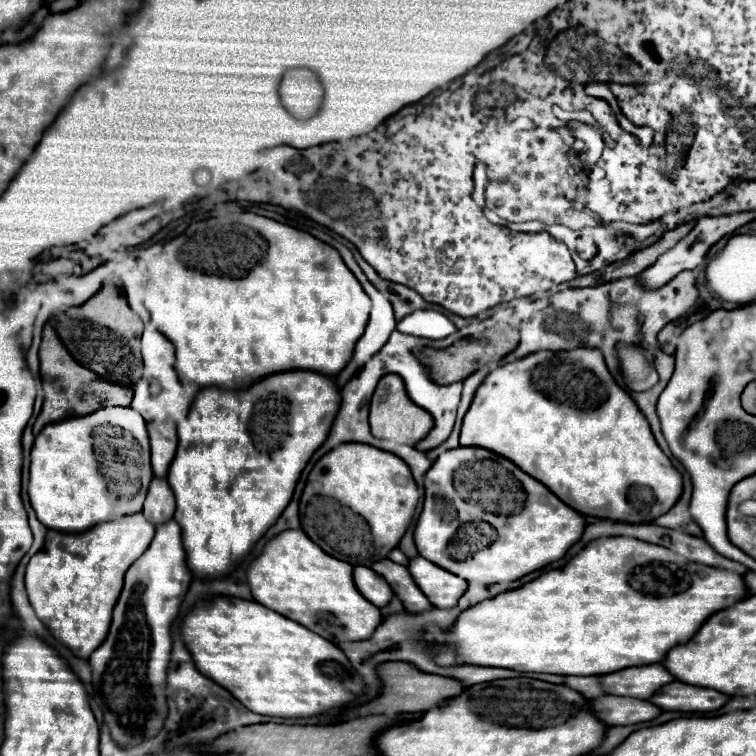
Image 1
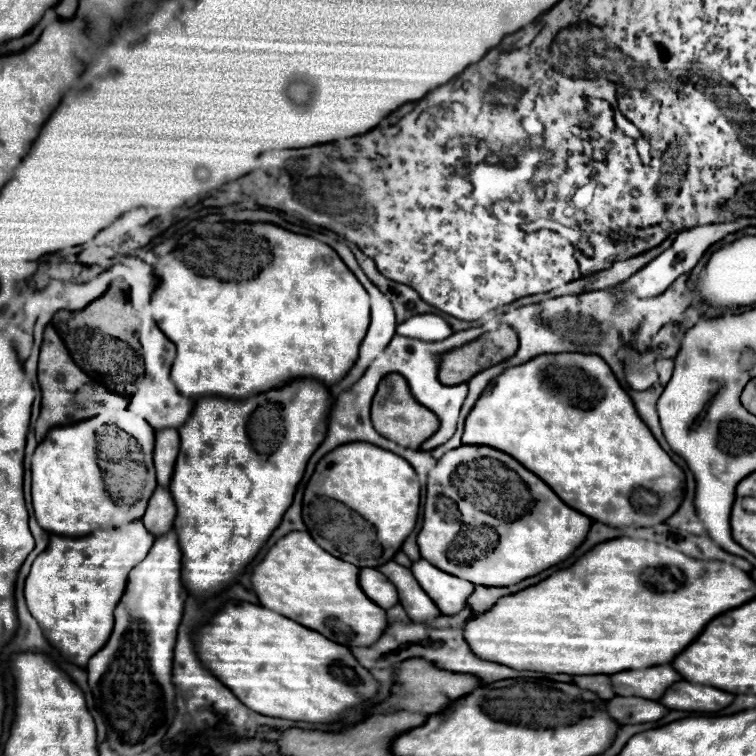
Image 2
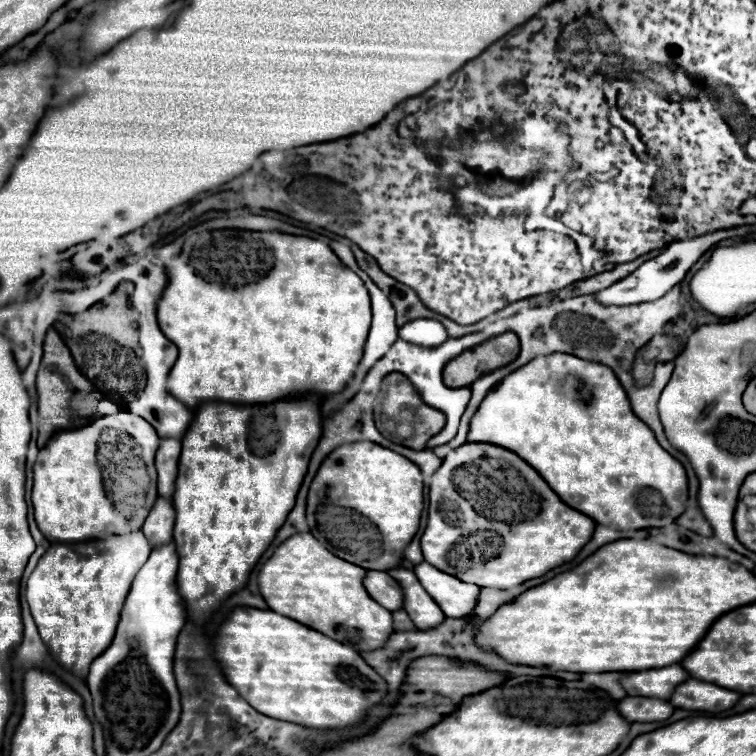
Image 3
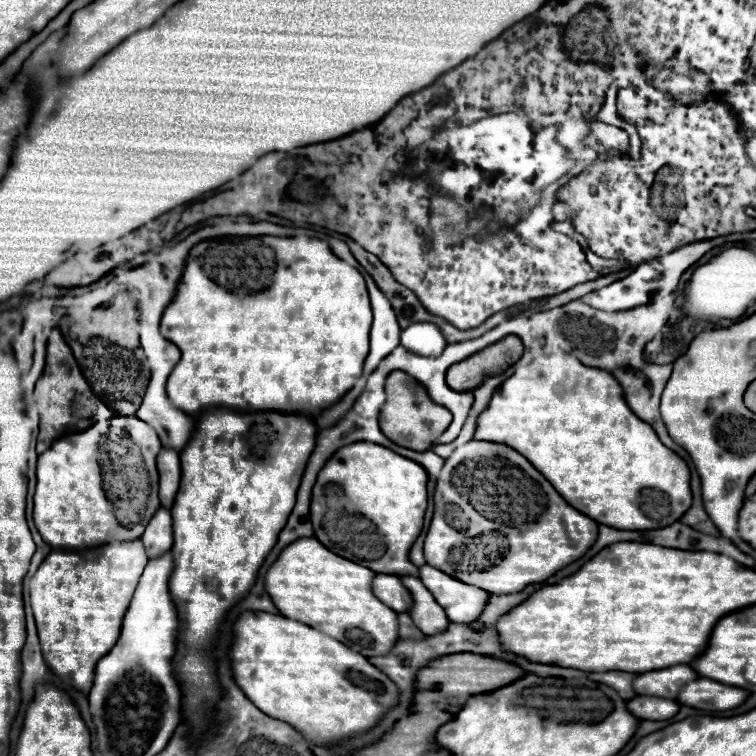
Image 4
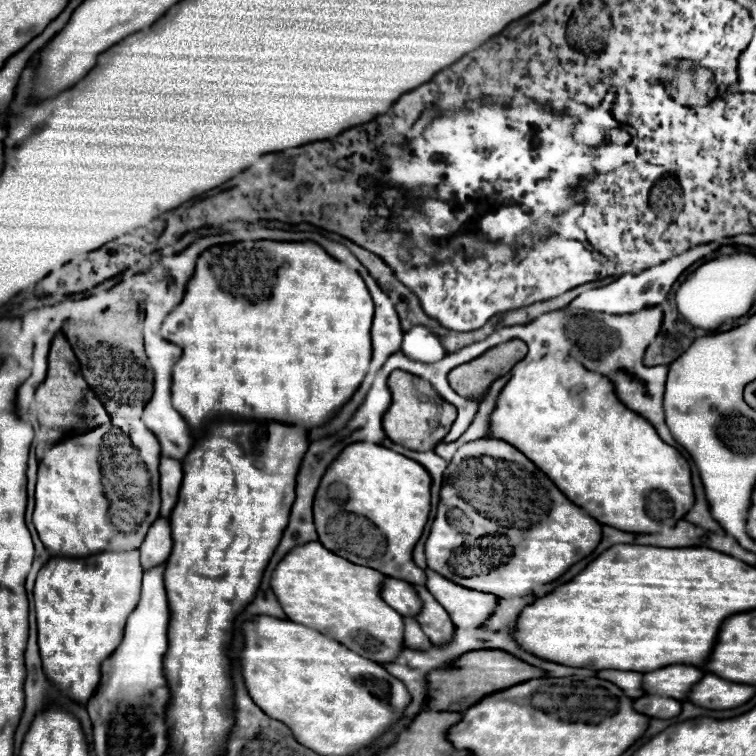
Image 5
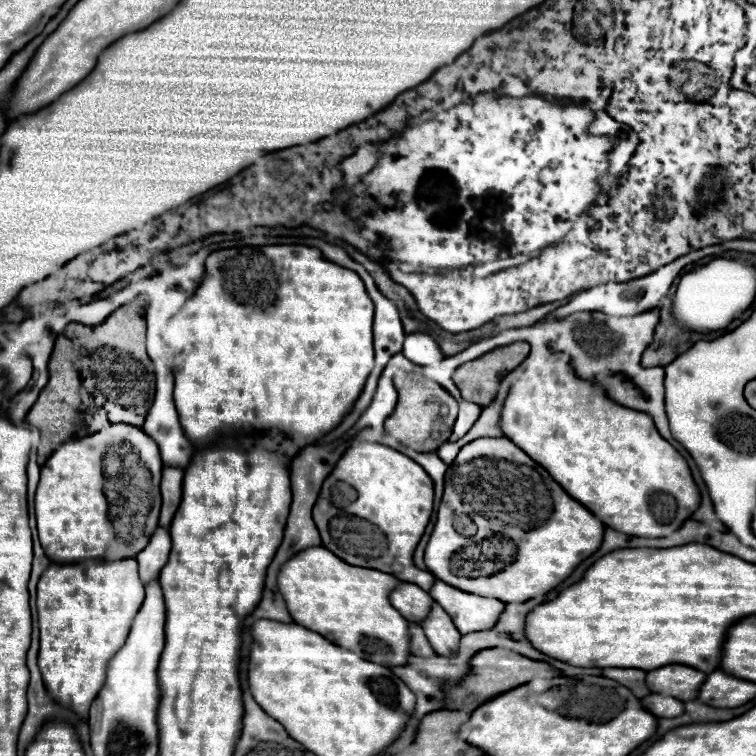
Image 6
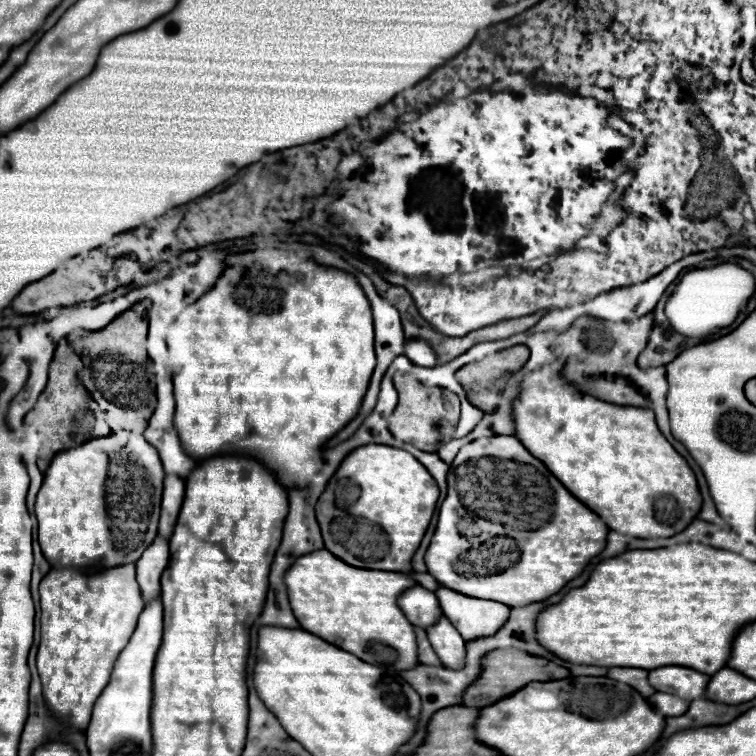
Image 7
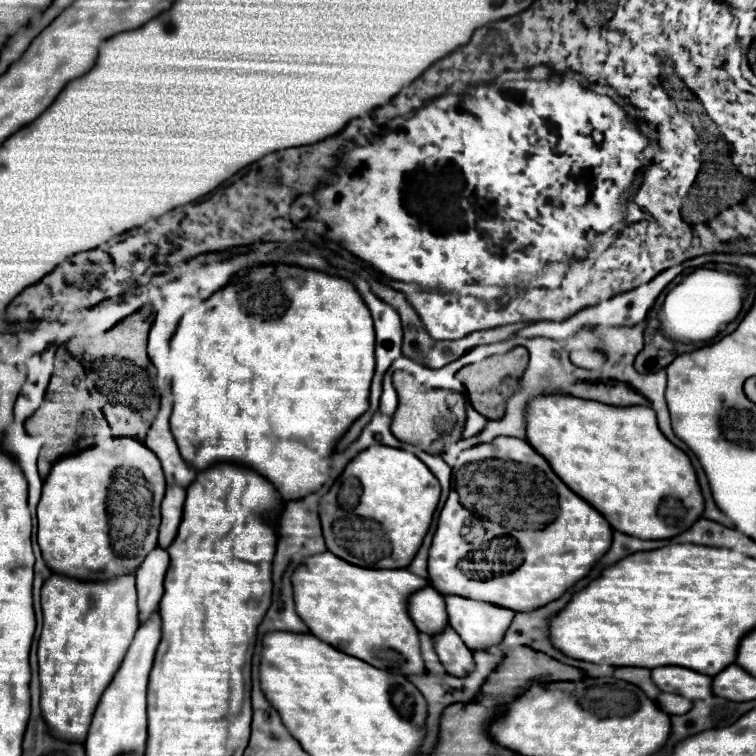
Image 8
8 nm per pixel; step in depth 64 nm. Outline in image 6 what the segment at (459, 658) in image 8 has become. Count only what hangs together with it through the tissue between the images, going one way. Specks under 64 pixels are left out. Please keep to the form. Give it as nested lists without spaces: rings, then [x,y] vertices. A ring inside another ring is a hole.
[[[432,602],[432,608],[420,626],[438,654],[452,654],[452,650],[456,650],[460,642],[460,632],[438,602]]]

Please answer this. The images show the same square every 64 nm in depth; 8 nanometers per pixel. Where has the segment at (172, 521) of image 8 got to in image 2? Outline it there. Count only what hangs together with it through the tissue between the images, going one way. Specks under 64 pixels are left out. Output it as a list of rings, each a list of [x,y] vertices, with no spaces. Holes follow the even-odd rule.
[[[174,428],[154,430],[154,468],[158,484],[164,488],[168,488],[168,482],[172,478],[172,466],[176,462],[178,448],[180,448],[178,430]]]

